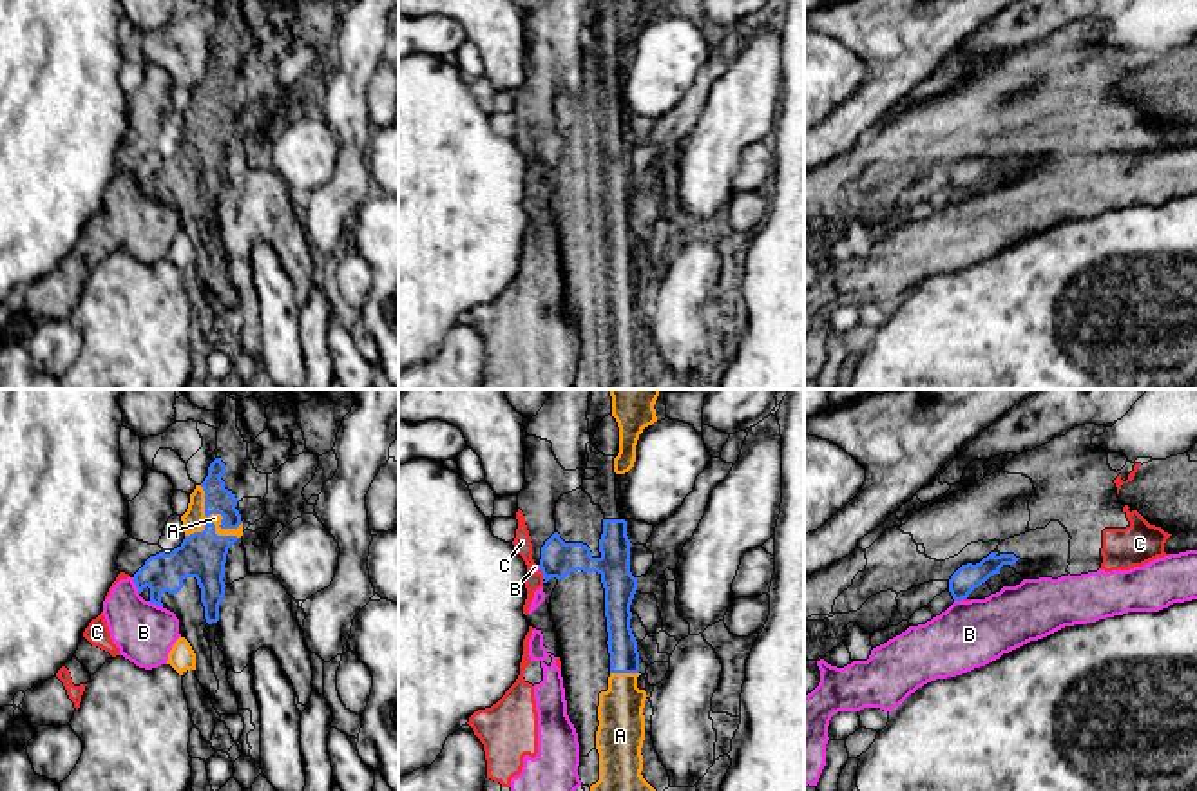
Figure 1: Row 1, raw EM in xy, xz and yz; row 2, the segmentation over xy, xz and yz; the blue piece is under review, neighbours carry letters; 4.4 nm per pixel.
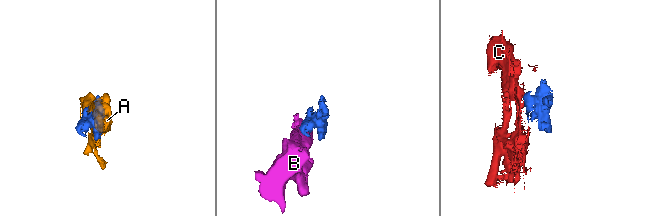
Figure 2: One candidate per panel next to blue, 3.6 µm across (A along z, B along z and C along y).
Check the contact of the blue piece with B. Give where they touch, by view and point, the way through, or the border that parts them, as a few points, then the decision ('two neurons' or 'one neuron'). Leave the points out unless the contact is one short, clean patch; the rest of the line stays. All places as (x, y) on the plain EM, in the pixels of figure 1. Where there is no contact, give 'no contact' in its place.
contact xy (136, 180); border xy (133, 172), (138, 185); two neurons

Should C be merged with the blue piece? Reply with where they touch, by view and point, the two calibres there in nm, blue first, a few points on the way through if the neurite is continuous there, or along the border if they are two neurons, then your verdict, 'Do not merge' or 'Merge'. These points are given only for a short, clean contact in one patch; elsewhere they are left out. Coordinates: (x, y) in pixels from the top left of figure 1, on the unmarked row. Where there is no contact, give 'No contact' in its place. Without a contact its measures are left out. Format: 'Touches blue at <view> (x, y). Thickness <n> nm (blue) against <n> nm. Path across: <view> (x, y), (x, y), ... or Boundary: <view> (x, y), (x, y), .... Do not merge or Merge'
Touches blue at xz (542, 167). Thickness 160 nm (blue) against 80 nm. Boundary: xz (540, 162), (544, 172). Do not merge

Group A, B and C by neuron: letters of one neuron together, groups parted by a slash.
A / B C

